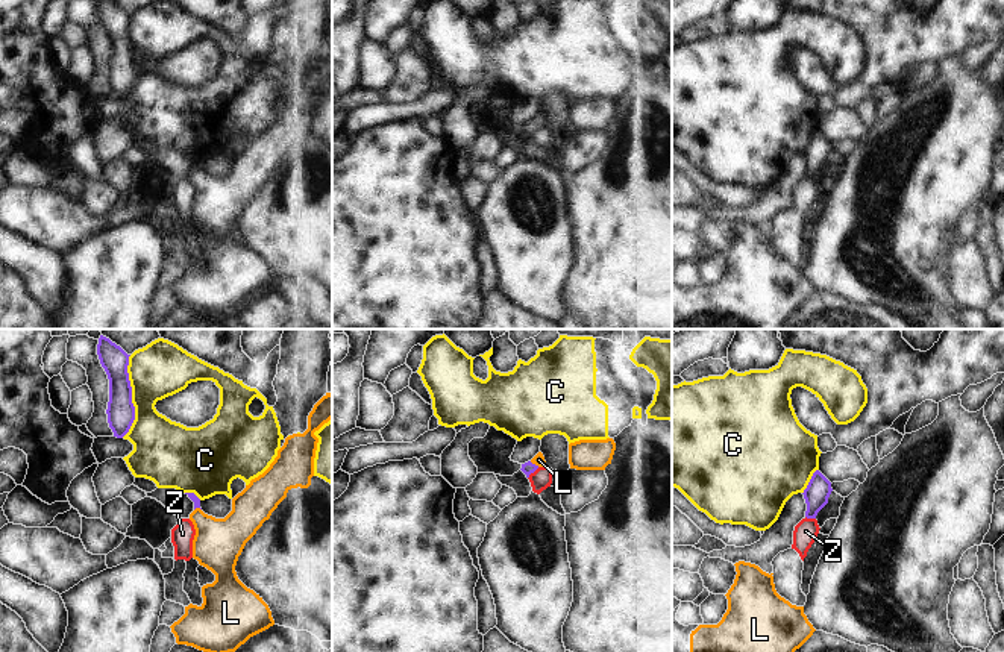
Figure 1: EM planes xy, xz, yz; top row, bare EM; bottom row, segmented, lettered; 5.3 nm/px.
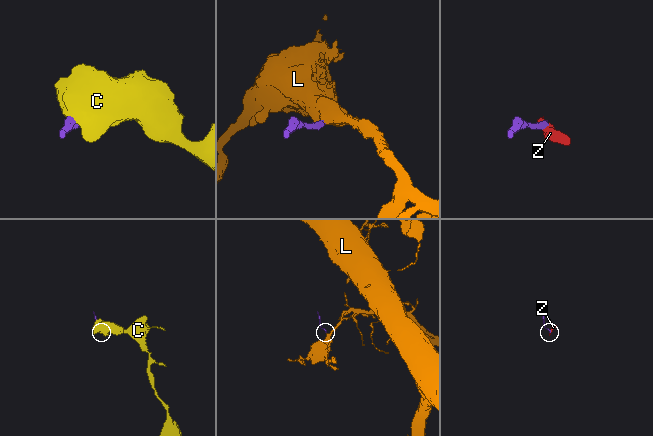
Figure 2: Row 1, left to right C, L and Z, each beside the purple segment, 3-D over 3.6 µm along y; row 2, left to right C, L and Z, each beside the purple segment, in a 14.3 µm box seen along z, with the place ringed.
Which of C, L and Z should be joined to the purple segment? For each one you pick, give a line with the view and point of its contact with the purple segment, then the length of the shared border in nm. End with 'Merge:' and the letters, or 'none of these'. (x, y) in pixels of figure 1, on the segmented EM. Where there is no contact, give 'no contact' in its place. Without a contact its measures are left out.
L: meets purple in xz at (534, 464); contact 60 nm long
Merge: L

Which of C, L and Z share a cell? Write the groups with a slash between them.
C / L / Z

